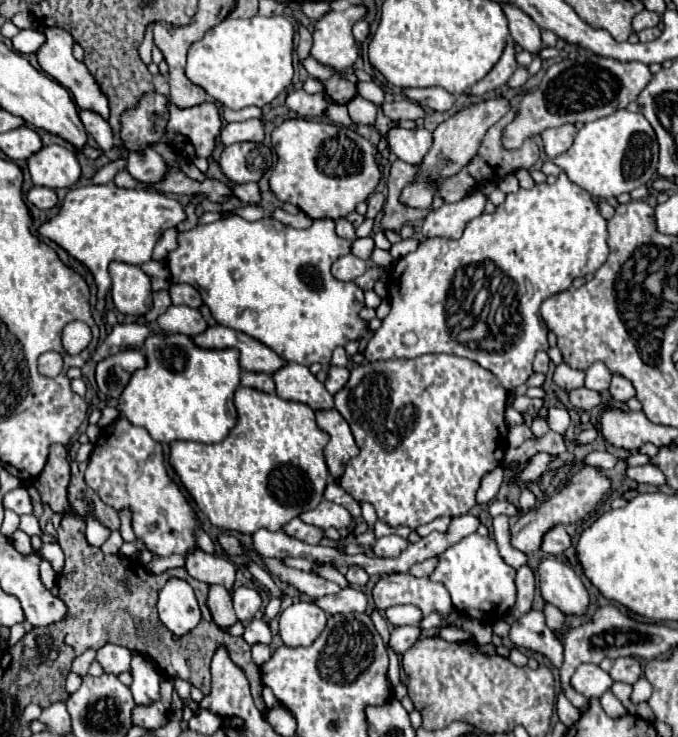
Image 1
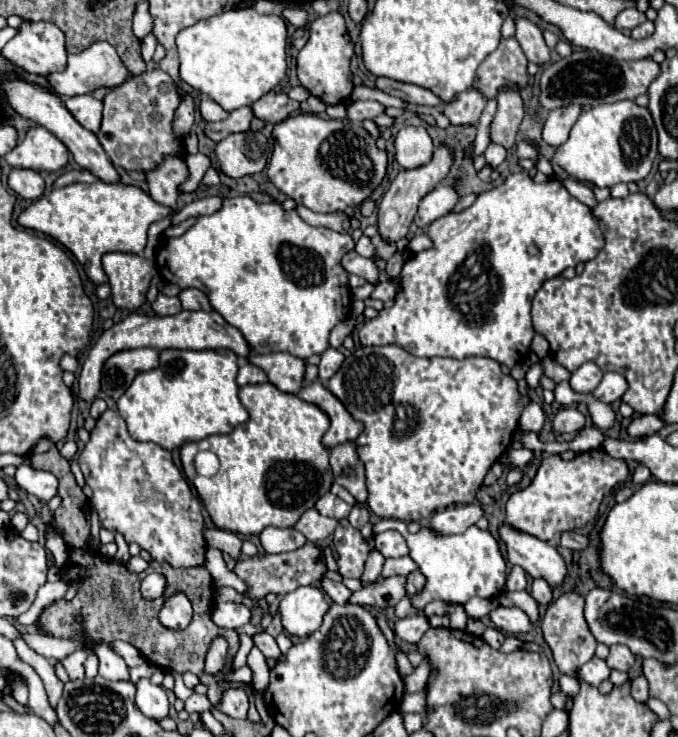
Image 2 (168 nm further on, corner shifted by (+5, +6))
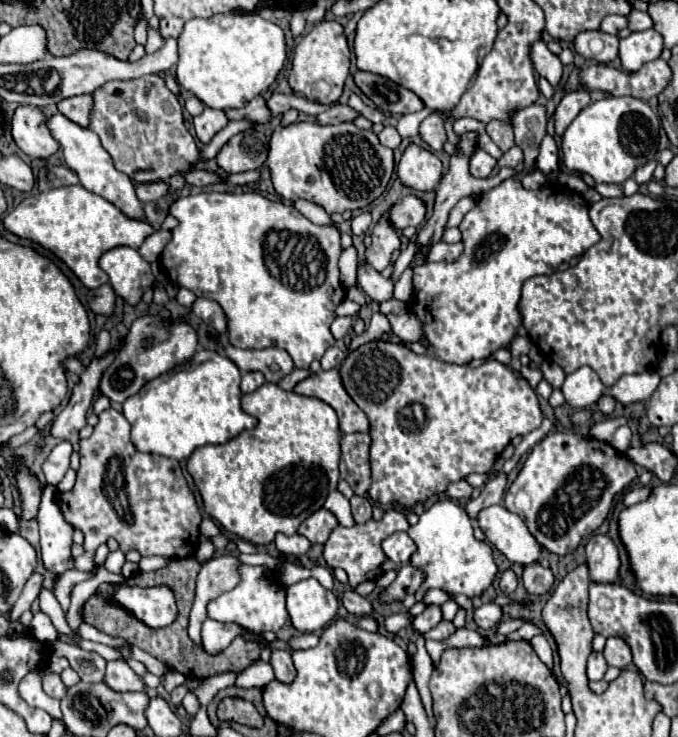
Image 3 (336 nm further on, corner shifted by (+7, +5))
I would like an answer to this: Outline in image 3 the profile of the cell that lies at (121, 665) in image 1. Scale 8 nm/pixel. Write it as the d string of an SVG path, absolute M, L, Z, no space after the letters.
M109 661L107 663L107 675L105 675L105 683L119 693L127 693L127 691L143 691L145 683L141 677L137 677L133 673L133 669L125 663L125 661Z

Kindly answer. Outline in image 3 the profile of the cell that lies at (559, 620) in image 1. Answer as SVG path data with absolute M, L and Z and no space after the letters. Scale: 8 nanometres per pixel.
M541 561L525 565L521 579L523 579L523 585L525 585L527 593L531 593L531 595L543 595L553 585L551 569L545 563L541 563Z

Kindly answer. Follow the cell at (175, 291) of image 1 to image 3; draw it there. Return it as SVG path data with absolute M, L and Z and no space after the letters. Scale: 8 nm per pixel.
M201 297L201 299L197 299L195 305L193 305L193 313L195 313L197 317L201 317L207 325L211 325L217 333L227 335L227 317L225 317L225 311L221 309L219 303Z

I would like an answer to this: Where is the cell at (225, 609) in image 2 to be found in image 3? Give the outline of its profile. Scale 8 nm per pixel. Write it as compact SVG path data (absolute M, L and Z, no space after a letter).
M207 619L203 623L203 631L201 631L201 637L203 637L203 649L209 653L209 655L217 655L221 653L223 649L229 647L229 643L241 635L243 629L239 625L223 625L219 621L211 621Z

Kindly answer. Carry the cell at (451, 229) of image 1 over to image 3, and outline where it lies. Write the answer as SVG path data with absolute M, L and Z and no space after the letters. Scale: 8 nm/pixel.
M407 195L389 207L385 217L393 225L393 229L397 229L397 231L403 231L409 225L419 227L425 217L425 205L417 197Z

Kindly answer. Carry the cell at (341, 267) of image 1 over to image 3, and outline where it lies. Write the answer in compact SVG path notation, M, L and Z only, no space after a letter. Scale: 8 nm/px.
M369 265L357 269L357 279L363 291L369 295L369 299L373 299L375 303L383 303L393 297L393 281L385 279L379 271L371 269Z

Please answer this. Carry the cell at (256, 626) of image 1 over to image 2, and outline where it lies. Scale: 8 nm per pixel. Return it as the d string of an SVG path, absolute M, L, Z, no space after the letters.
M259 632L253 636L253 642L255 646L265 654L265 658L277 658L277 660L283 660L283 654L279 652L279 646L275 642L275 638L267 632Z

